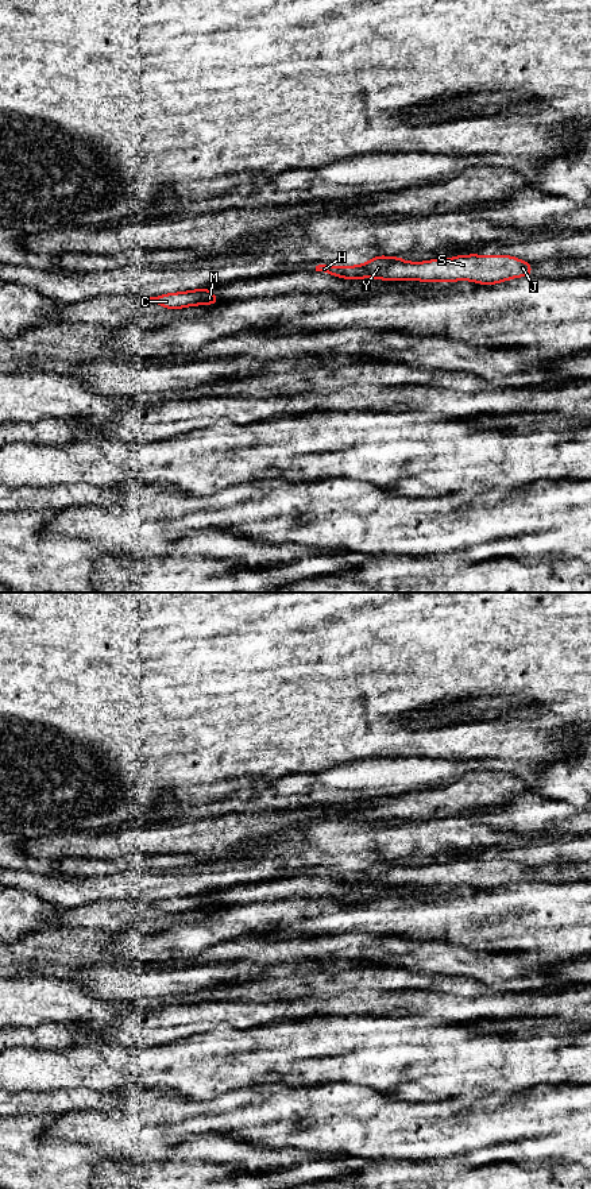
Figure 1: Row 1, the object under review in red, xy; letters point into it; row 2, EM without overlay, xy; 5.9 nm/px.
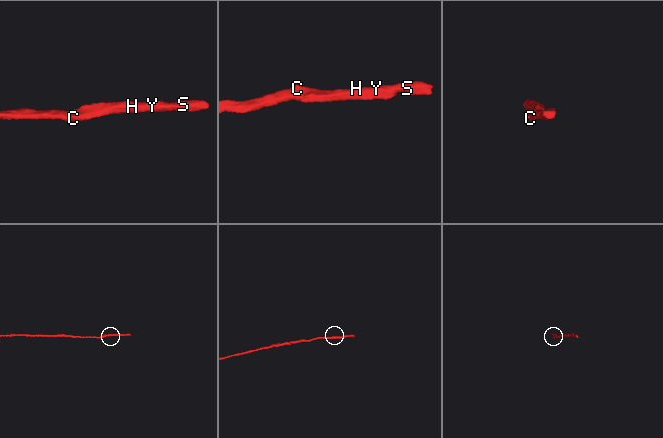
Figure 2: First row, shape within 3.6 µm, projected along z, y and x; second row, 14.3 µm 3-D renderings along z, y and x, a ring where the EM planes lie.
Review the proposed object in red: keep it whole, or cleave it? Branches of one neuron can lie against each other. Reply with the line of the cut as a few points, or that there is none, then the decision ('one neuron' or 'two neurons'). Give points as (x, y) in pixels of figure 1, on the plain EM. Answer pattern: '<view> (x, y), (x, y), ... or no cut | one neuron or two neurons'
no cut | one neuron

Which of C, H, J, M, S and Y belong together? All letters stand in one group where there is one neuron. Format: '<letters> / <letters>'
C H J M S Y

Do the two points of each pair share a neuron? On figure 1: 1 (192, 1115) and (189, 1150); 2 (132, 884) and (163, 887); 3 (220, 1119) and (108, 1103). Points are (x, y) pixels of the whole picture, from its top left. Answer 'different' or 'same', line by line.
1: different
2: same
3: different

